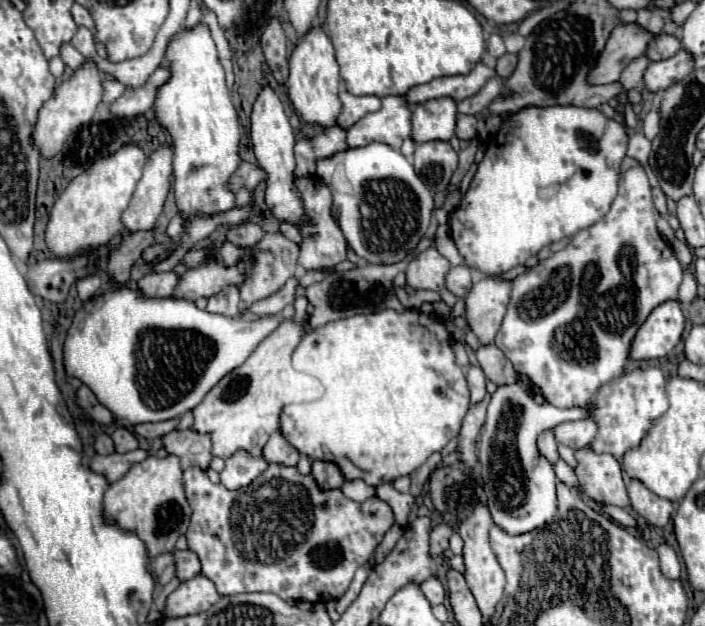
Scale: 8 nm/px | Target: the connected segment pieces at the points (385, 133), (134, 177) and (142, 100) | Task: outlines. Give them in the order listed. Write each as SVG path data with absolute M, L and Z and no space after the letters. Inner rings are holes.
M384 96L378 112L364 116L346 130L348 148L366 146L372 142L400 148L404 138L410 136L410 114L412 110L404 104L402 96Z
M124 146L116 154L96 162L86 172L76 176L58 196L50 212L46 226L48 250L58 258L66 258L78 256L78 252L86 252L86 248L104 246L120 230L120 216L134 194L144 164L146 156L140 148Z
M158 66L158 70L148 78L148 82L142 88L128 88L124 96L120 96L116 102L110 104L110 112L116 118L124 120L136 120L146 110L152 108L156 88L168 80L168 70Z

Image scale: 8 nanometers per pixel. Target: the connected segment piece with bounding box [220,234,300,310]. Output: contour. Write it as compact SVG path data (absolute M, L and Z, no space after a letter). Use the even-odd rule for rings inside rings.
M264 234L264 238L254 246L254 248L238 248L236 244L224 242L220 246L220 260L226 260L226 264L234 264L234 260L238 260L238 256L254 256L254 268L250 268L250 280L246 280L246 284L242 284L240 290L240 300L242 300L242 310L248 308L250 304L254 304L256 300L268 298L270 294L278 292L288 278L294 276L296 272L296 264L298 264L298 252L300 248L284 238L282 234Z

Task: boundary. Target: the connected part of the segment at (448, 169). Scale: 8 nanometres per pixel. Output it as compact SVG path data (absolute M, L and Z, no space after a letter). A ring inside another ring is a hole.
M434 140L418 144L414 152L414 170L432 192L444 192L458 166L458 154L448 142Z

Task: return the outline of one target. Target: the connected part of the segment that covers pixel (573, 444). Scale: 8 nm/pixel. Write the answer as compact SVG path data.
M578 420L578 422L562 422L554 428L554 436L558 444L570 448L584 448L596 436L596 424L592 420Z

